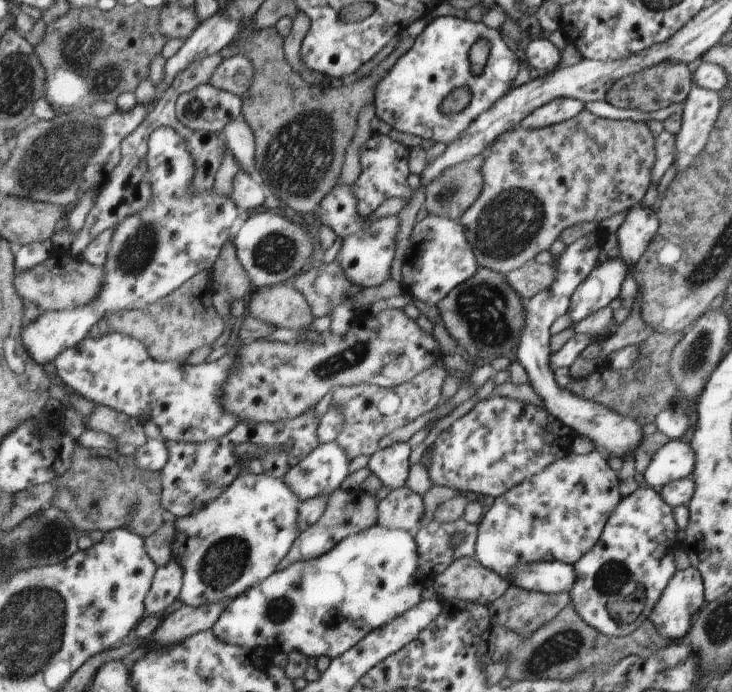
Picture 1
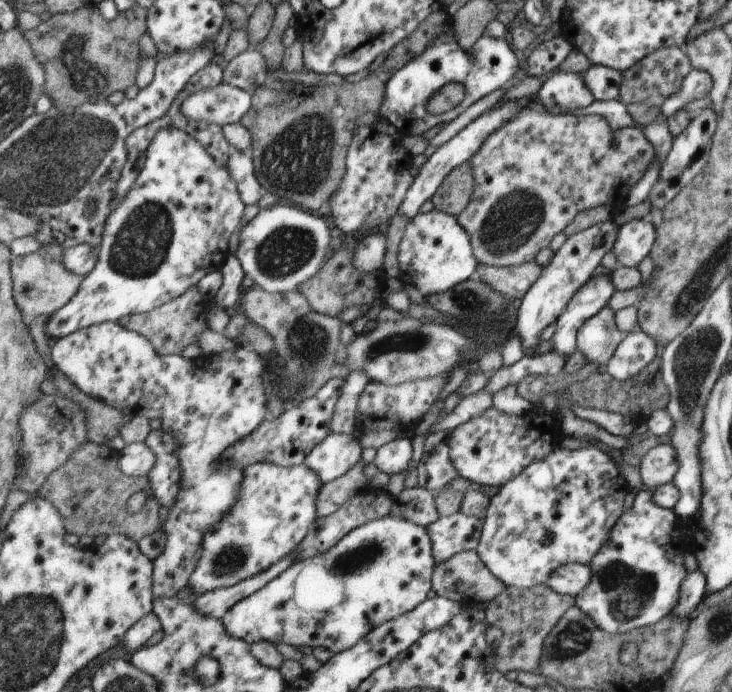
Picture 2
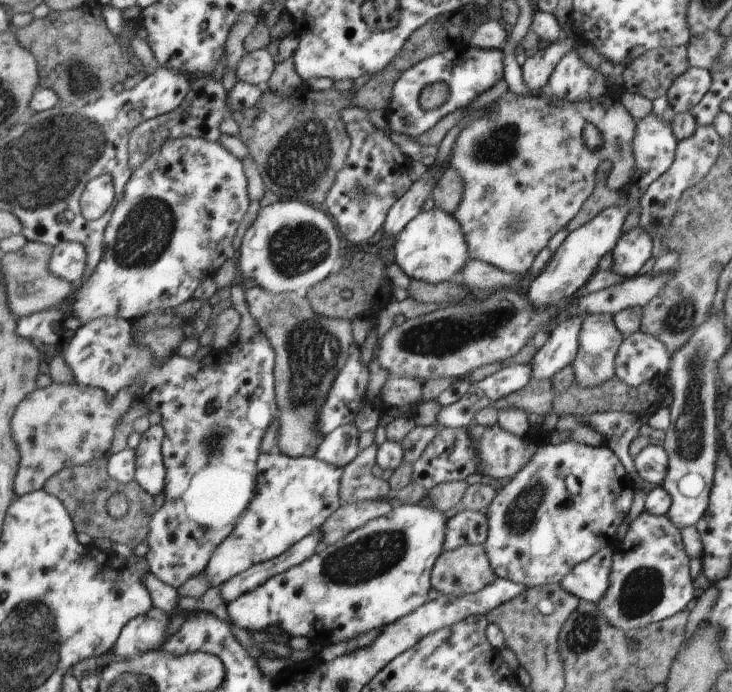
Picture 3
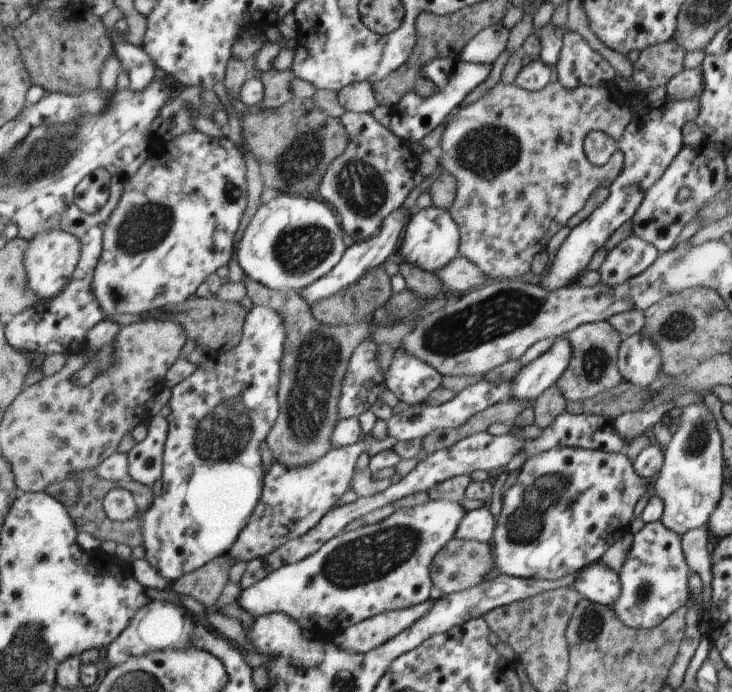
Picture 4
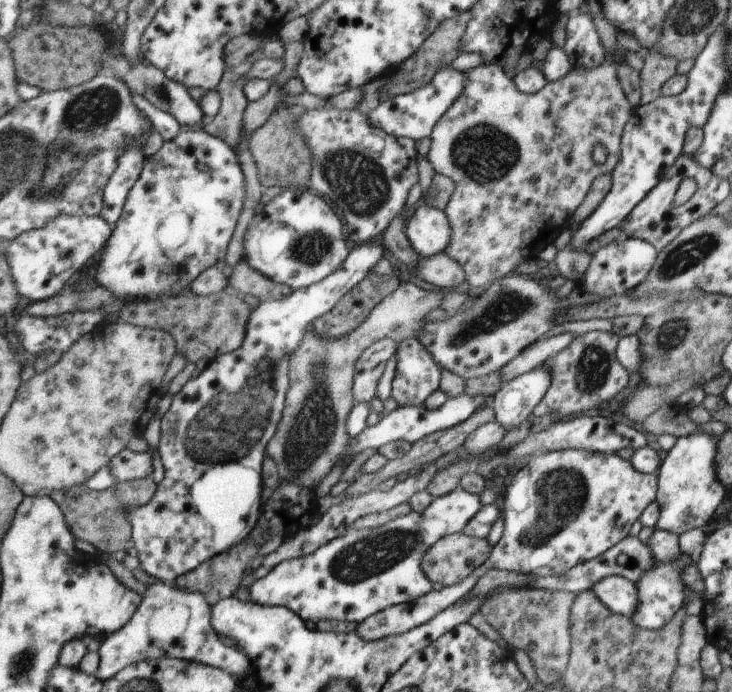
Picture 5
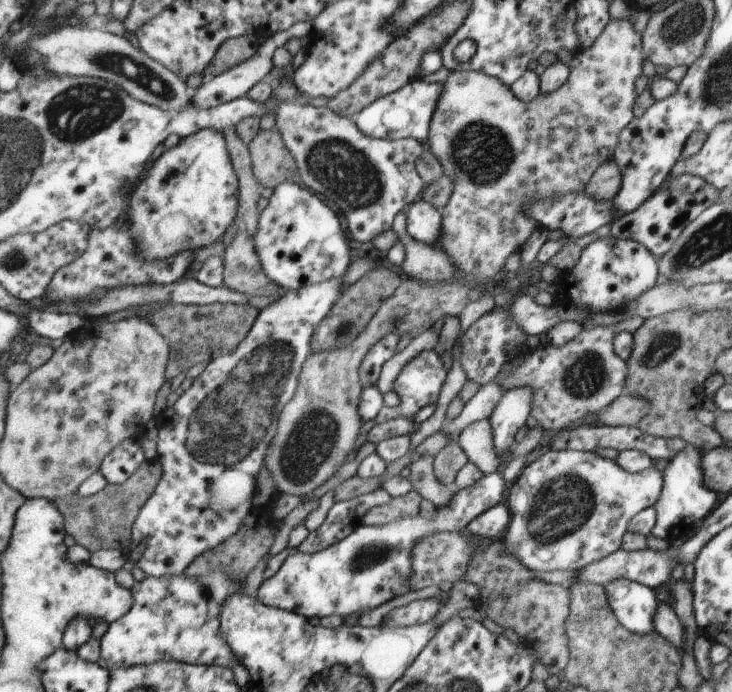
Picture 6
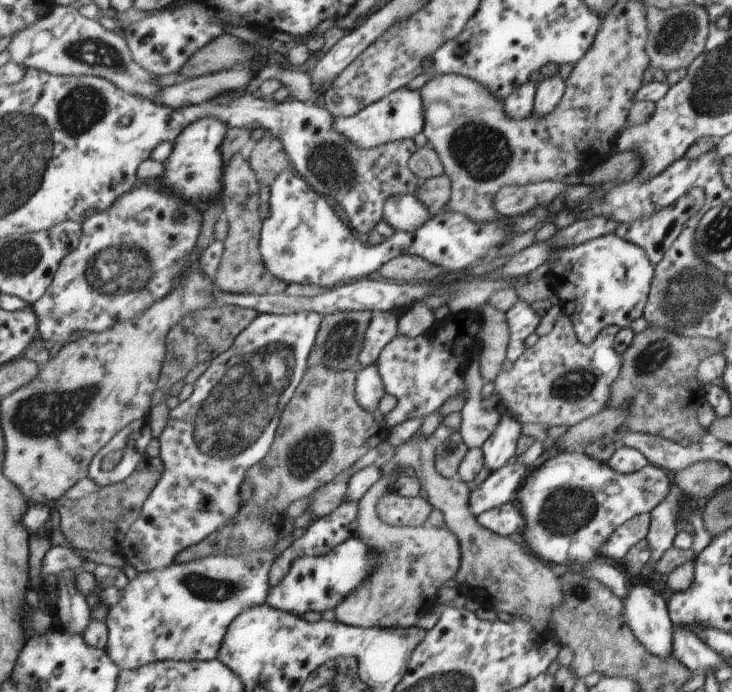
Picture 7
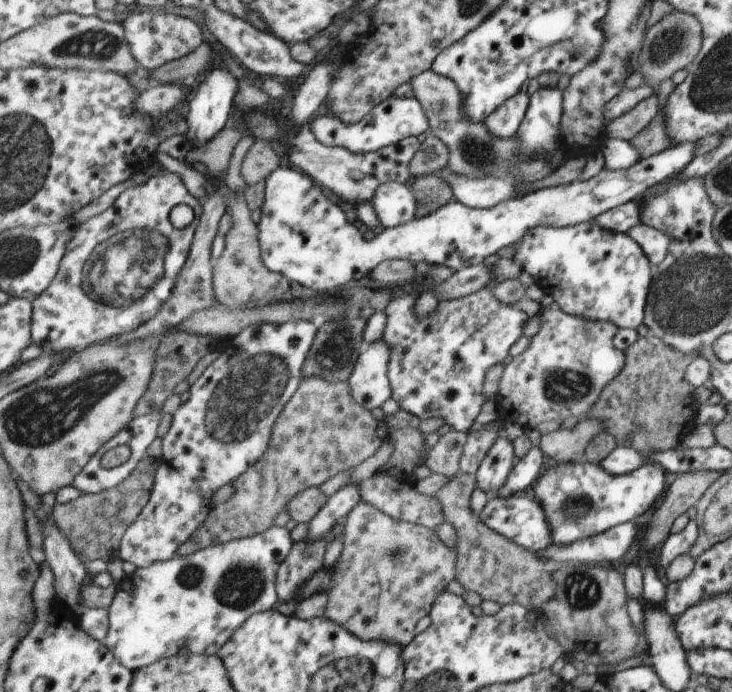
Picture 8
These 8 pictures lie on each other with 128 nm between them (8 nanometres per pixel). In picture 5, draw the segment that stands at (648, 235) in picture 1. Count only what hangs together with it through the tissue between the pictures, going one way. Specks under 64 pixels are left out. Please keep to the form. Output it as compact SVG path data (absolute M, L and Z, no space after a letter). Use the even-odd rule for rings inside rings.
M624 236L622 240L611 242L602 247L592 256L593 259L588 270L580 276L579 290L603 298L624 295L644 282L650 274L651 268L655 266L658 252L656 252L655 245L648 241Z

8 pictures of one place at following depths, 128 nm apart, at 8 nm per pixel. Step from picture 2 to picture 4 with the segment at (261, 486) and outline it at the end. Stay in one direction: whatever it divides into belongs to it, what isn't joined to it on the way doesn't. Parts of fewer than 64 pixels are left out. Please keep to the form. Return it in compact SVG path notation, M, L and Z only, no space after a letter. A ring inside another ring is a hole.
M368 434L356 444L332 449L323 459L307 466L289 467L276 460L267 471L263 500L254 512L254 518L226 556L236 563L251 563L254 559L271 555L287 542L299 539L318 527L323 518L330 514L332 506L346 494L350 478L353 477L356 458L372 443L373 437Z

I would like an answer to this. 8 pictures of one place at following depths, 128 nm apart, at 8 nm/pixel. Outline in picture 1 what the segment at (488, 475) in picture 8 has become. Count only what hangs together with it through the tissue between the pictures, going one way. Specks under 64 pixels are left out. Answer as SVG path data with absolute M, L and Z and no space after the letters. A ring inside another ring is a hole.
M620 257L608 258L576 288L568 308L572 327L593 312L609 307L612 300L619 296L629 268Z

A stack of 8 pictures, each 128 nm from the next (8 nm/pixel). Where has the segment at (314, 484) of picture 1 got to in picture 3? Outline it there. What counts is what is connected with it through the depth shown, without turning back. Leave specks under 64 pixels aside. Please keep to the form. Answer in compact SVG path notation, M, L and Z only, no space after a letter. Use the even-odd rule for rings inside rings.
M354 424L339 426L326 436L315 457L342 469L359 453L359 435Z

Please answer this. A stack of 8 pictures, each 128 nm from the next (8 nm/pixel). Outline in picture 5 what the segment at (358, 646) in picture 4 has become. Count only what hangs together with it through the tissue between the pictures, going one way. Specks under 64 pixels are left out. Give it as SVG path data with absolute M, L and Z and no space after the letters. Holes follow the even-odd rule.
M564 449L536 455L534 458L531 458L530 463L525 464L525 467L522 467L520 470L516 471L516 474L513 476L513 479L510 482L501 484L500 493L503 495L504 502L504 530L500 540L494 546L493 551L490 553L488 560L486 560L486 562L484 562L480 568L476 568L476 570L474 570L470 576L466 576L464 580L460 580L460 582L452 584L452 586L445 586L441 590L432 590L430 593L424 595L420 599L416 599L407 603L400 603L388 607L383 611L377 612L370 618L364 619L362 623L358 623L354 632L356 632L358 636L361 636L364 641L368 642L377 641L390 635L399 635L408 632L410 629L427 623L439 612L442 612L442 610L445 608L451 607L456 601L459 601L461 598L466 596L477 583L477 580L491 568L496 568L498 570L509 570L512 572L521 572L522 574L529 575L530 577L551 577L554 575L562 575L563 572L570 571L571 568L575 567L578 563L583 563L599 557L603 554L603 552L606 552L609 548L614 547L616 543L619 543L623 538L626 538L631 532L630 527L632 524L634 524L634 521L637 518L640 518L640 515L643 514L647 506L652 501L656 501L656 497L658 495L658 476L655 473L641 473L634 467L632 461L622 459L615 453L608 454L602 452L590 452L586 449Z

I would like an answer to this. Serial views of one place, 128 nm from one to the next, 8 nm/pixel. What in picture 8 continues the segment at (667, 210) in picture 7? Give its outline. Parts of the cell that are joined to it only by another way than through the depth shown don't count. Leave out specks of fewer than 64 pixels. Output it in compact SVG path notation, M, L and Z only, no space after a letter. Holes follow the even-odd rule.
M640 222L629 228L626 234L641 246L652 264L658 265L664 260L671 241L668 233Z

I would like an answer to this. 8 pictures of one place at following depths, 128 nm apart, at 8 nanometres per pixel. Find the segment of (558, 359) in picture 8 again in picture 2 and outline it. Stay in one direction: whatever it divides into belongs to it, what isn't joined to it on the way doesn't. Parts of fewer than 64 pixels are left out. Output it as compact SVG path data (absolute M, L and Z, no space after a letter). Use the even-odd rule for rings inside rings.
M607 305L580 326L577 349L586 356L588 363L597 365L598 371L604 370L623 338L615 322L615 311Z

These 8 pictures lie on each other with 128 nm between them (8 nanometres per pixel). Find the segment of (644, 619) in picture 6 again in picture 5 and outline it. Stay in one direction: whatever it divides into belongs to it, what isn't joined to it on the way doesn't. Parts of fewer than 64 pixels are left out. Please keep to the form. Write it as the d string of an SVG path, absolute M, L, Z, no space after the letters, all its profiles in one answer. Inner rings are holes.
M610 575L596 581L590 590L612 612L624 615L626 618L633 618L637 605L637 590L630 579L620 575Z

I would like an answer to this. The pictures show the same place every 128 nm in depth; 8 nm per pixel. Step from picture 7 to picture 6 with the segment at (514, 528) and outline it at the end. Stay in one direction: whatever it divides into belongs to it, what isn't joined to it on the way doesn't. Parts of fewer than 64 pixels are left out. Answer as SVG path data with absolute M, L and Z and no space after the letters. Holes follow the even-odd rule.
M498 503L484 511L478 519L472 520L467 530L477 537L500 538L500 534L506 532L509 522L509 507L504 503Z

